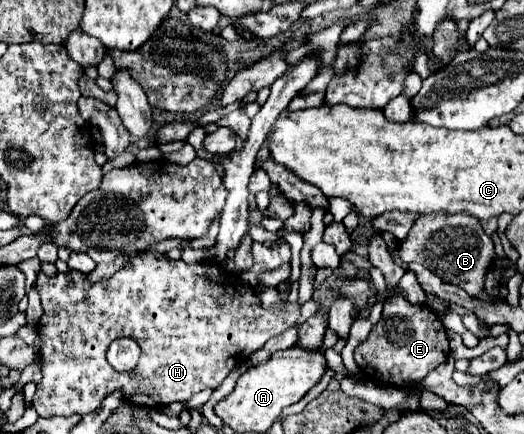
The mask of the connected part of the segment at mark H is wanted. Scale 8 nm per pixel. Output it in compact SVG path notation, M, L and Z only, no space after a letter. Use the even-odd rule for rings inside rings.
M159 252L137 254L111 278L95 284L87 282L87 276L77 270L57 272L51 278L37 272L35 284L43 304L43 316L37 326L41 338L39 354L43 360L43 378L37 384L33 406L43 418L89 414L115 390L121 390L129 404L143 408L163 408L173 402L189 400L205 388L217 388L239 362L263 348L263 344L275 334L295 326L301 316L299 304L287 304L277 312L265 310L251 286L241 280L233 282L231 274L215 262L187 264L183 260L169 260ZM123 336L137 340L141 346L139 364L129 372L117 372L105 358L109 344Z

